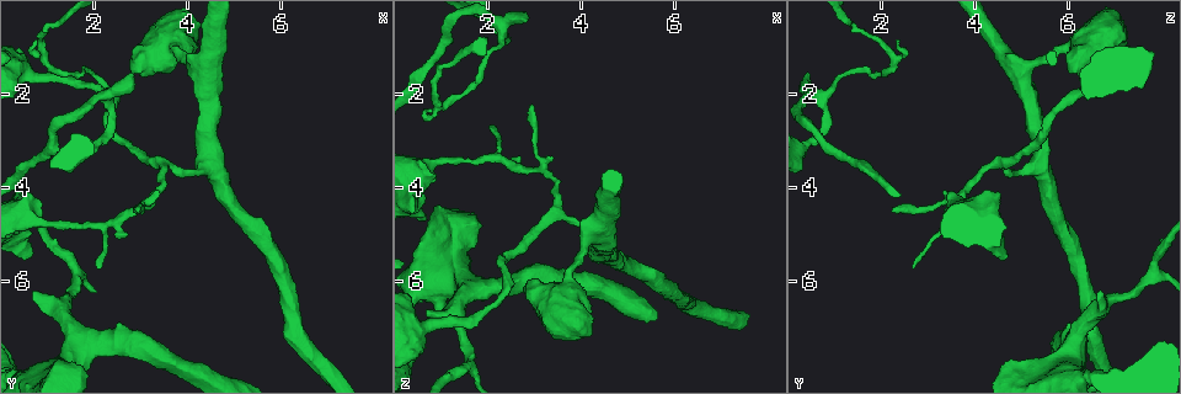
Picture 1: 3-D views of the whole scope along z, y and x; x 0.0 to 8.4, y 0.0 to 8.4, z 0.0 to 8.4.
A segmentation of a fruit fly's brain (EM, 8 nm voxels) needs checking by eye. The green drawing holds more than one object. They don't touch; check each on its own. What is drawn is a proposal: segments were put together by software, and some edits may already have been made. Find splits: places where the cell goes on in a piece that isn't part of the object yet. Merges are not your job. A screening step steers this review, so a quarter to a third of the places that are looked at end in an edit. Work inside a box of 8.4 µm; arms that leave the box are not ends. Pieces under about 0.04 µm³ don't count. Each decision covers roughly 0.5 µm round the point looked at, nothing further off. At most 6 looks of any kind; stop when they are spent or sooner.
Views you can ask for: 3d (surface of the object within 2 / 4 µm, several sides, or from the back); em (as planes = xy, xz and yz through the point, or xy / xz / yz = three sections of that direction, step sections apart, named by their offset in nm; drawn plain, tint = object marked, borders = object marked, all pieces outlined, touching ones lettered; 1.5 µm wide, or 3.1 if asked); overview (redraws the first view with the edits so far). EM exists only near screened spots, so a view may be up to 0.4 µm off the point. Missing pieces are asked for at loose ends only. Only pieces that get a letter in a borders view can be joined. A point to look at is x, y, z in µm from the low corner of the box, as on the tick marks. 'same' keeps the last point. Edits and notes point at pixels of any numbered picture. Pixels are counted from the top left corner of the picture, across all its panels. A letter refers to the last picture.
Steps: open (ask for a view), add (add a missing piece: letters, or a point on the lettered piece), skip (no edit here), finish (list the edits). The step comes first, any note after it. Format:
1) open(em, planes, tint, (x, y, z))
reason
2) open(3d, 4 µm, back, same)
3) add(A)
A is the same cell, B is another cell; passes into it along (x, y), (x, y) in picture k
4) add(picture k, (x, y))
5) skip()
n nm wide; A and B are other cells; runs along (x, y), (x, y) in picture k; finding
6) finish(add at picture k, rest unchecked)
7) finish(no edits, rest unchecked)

open(3d, 4 µm, back, (2.95, 1.55, 6.05))
an open end

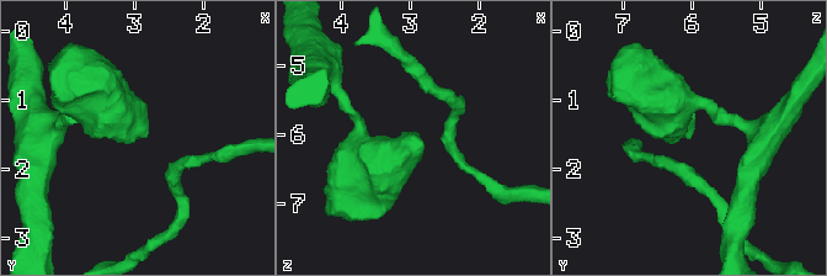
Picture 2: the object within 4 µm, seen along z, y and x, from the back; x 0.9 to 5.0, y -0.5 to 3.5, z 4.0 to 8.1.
open(em, planes, borders, (2.90, 1.55, 6.05))

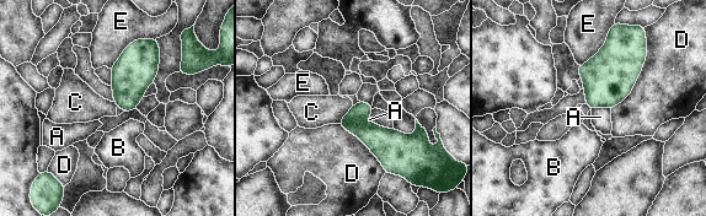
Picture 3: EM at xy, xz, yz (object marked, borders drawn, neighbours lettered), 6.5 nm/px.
skip()
A, B, C, D and E are other cells; border along (353, 106), (338, 123) in picture 3; none of them fits

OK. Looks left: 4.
open(em, yz, step 8, tint, (2.90, 4.45, 2.25))

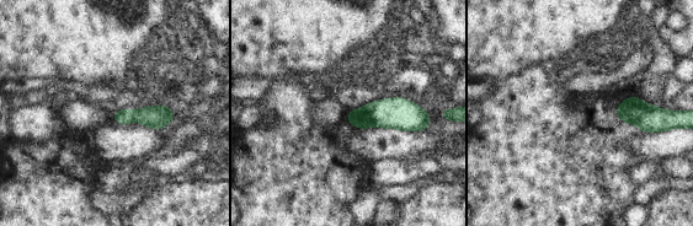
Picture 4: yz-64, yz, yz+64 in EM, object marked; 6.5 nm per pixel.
open(em, planes, borders, same)
another direction

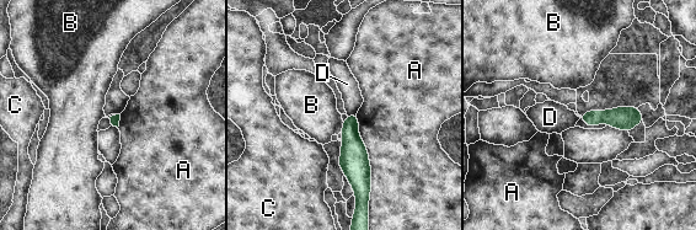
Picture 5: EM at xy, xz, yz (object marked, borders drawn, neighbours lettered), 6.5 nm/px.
skip()
A, B, C and D are other cells; border along (355, 113), (347, 116) in picture 5; no lettered piece goes on from it

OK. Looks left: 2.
open(3d, 4 µm, (0.70, 6.25, 6.60))
an open end

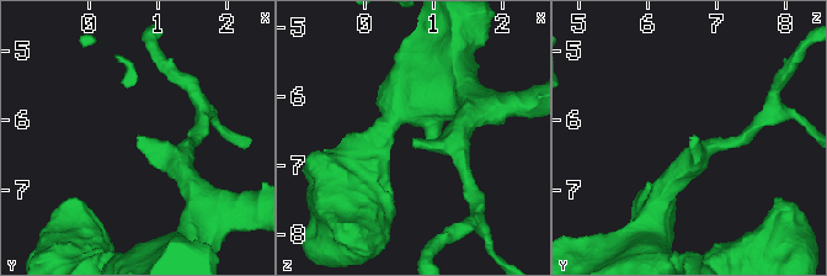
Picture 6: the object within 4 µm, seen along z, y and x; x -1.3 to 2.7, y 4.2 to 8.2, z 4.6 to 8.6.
open(em, planes, borders, (0.70, 6.25, 6.60))

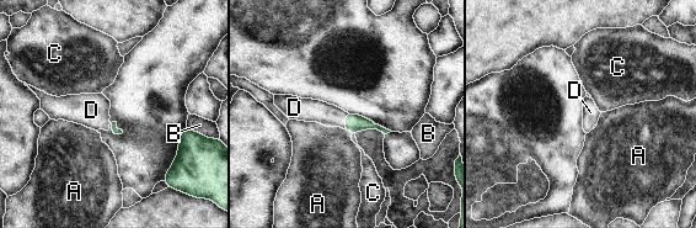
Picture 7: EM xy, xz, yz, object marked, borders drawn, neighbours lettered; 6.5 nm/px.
add(picture 7, (310, 110))
D is the same cell, A, B and C are other cells; passes into it along (354, 123), (346, 121), (310, 110) in picture 7; it goes on there

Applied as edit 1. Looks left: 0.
finish(add at picture 7, rest unchecked)

